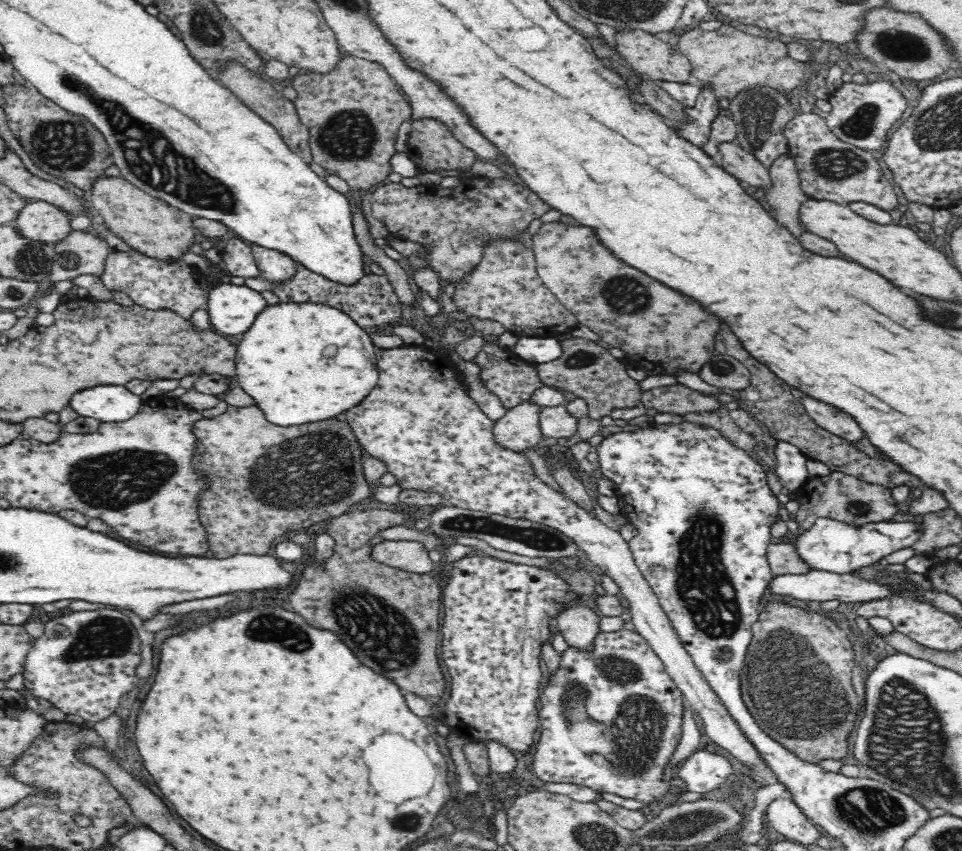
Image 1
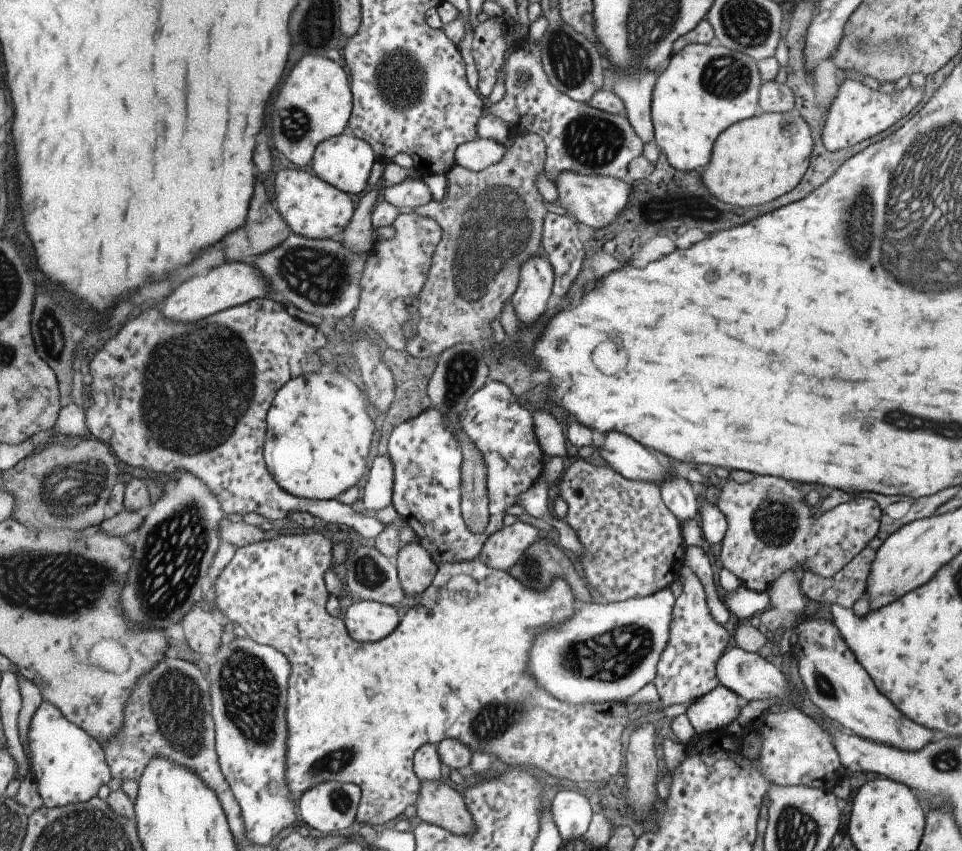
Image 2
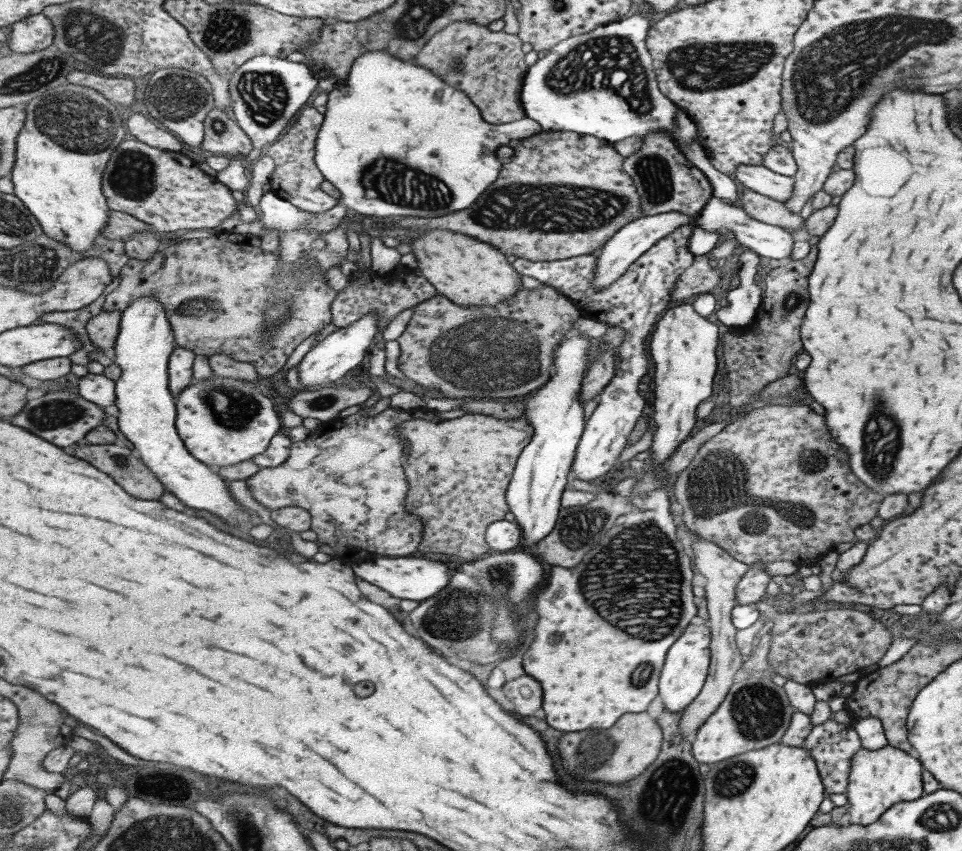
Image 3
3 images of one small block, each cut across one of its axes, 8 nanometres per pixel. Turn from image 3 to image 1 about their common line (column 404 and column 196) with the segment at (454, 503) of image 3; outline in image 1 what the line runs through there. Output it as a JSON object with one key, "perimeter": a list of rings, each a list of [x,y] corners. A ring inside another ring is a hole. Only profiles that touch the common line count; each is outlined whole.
{"perimeter":[[[228,406],[224,414],[204,418],[194,428],[200,444],[204,444],[206,468],[210,468],[216,482],[214,492],[202,500],[202,524],[208,530],[210,550],[218,558],[228,558],[234,552],[254,552],[256,556],[258,552],[272,552],[276,540],[302,532],[312,524],[338,518],[372,492],[364,472],[364,446],[346,420],[328,418],[286,428],[268,422],[258,406]]]}

